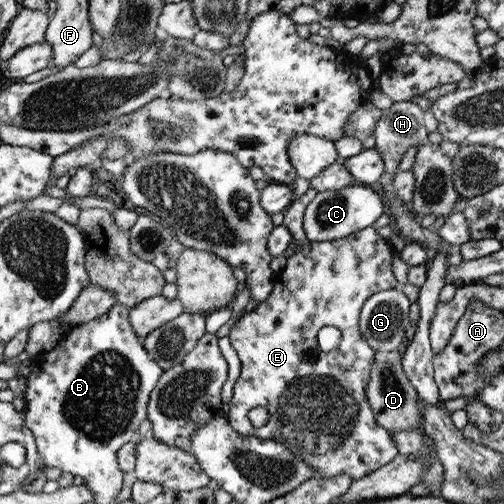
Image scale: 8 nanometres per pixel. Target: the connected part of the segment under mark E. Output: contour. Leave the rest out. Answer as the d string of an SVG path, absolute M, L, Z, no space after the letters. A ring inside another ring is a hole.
M369 226L353 234L347 235L345 238L321 242L307 242L286 258L283 270L280 270L280 272L276 274L276 286L271 289L269 296L265 298L265 301L257 303L249 313L244 312L240 319L230 328L228 333L231 348L235 350L235 354L237 354L240 364L239 376L233 384L231 398L227 403L228 413L225 416L229 426L231 426L235 432L247 437L252 436L267 441L271 440L278 442L279 445L283 445L287 450L290 450L290 453L301 457L302 461L305 461L309 465L309 468L315 471L321 478L346 474L351 480L357 480L373 472L375 469L378 469L380 466L383 466L397 456L398 452L390 436L390 432L374 421L374 412L366 401L364 390L368 381L368 372L378 354L367 344L367 342L365 342L365 339L359 332L358 325L360 309L371 294L381 292L381 290L396 288L398 286L398 282L393 276L391 266L394 255L395 250L389 246L387 240L383 239L377 234L373 227ZM323 326L335 326L335 328L338 328L341 337L337 347L328 352L323 352L319 349L315 337L317 330L323 328ZM255 406L265 408L268 414L267 421L259 428L253 427L251 423L249 423L249 419L247 419L247 411L251 410L251 408L255 408Z

